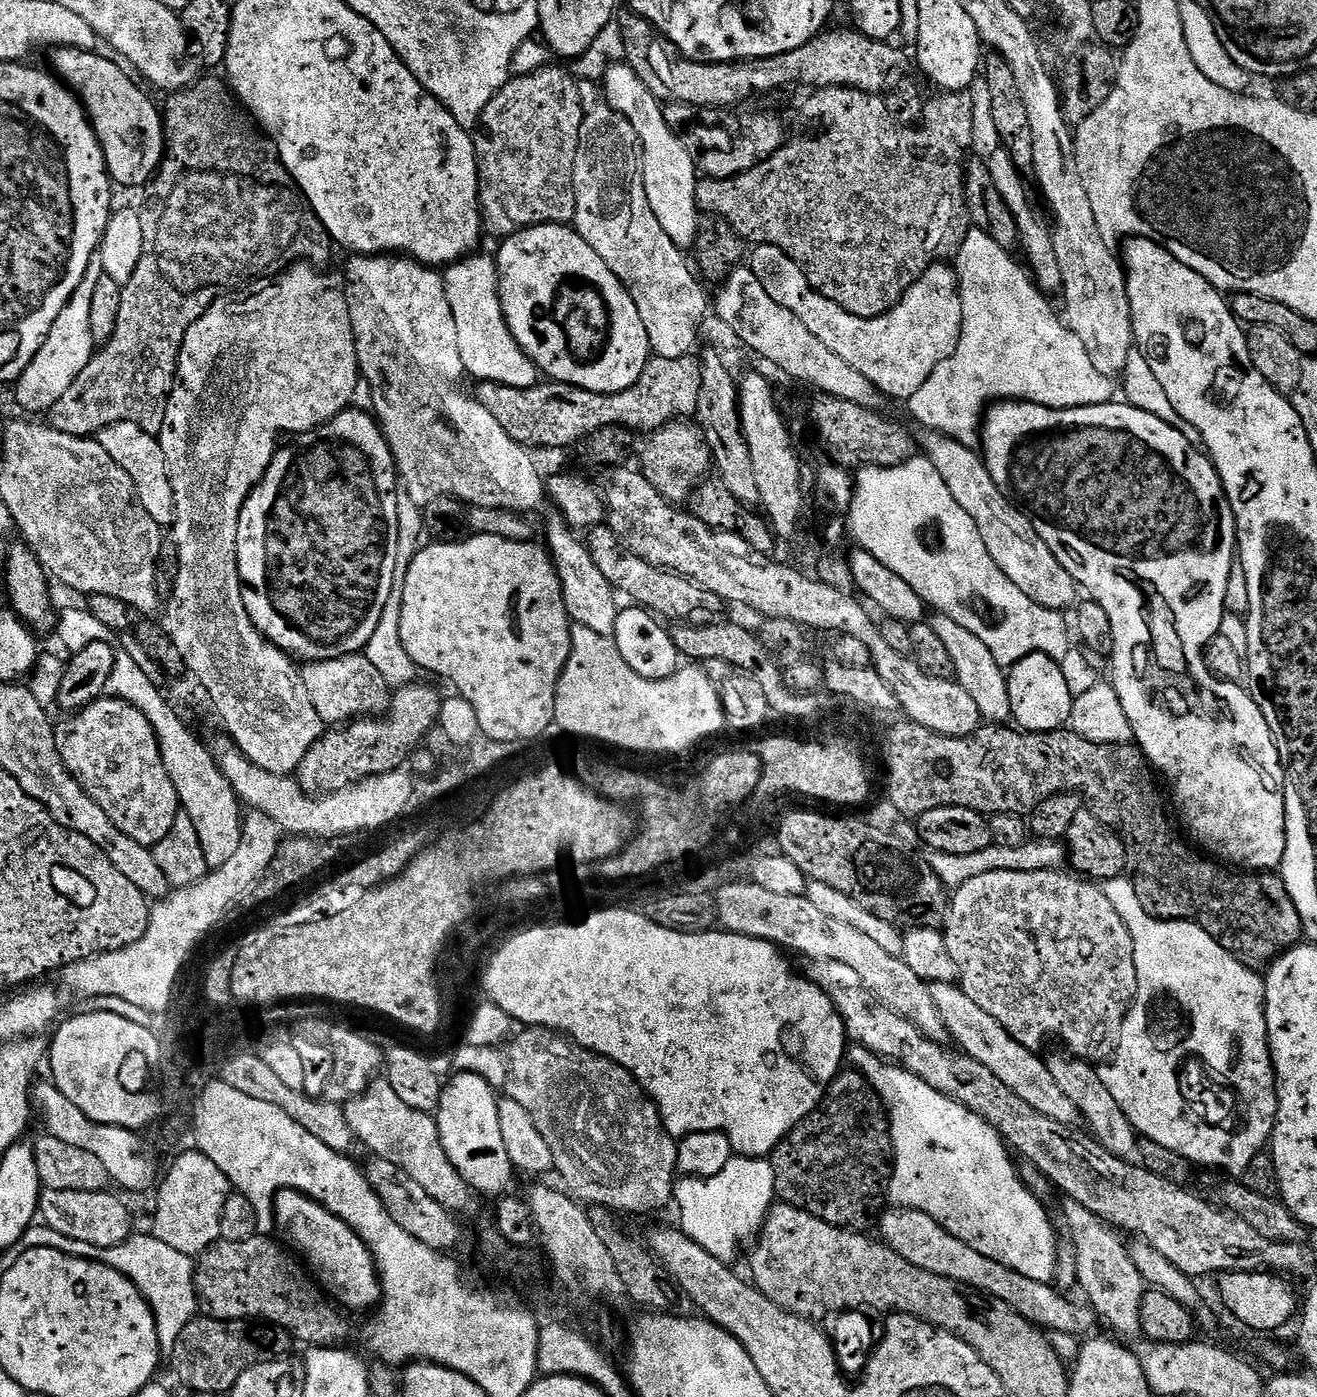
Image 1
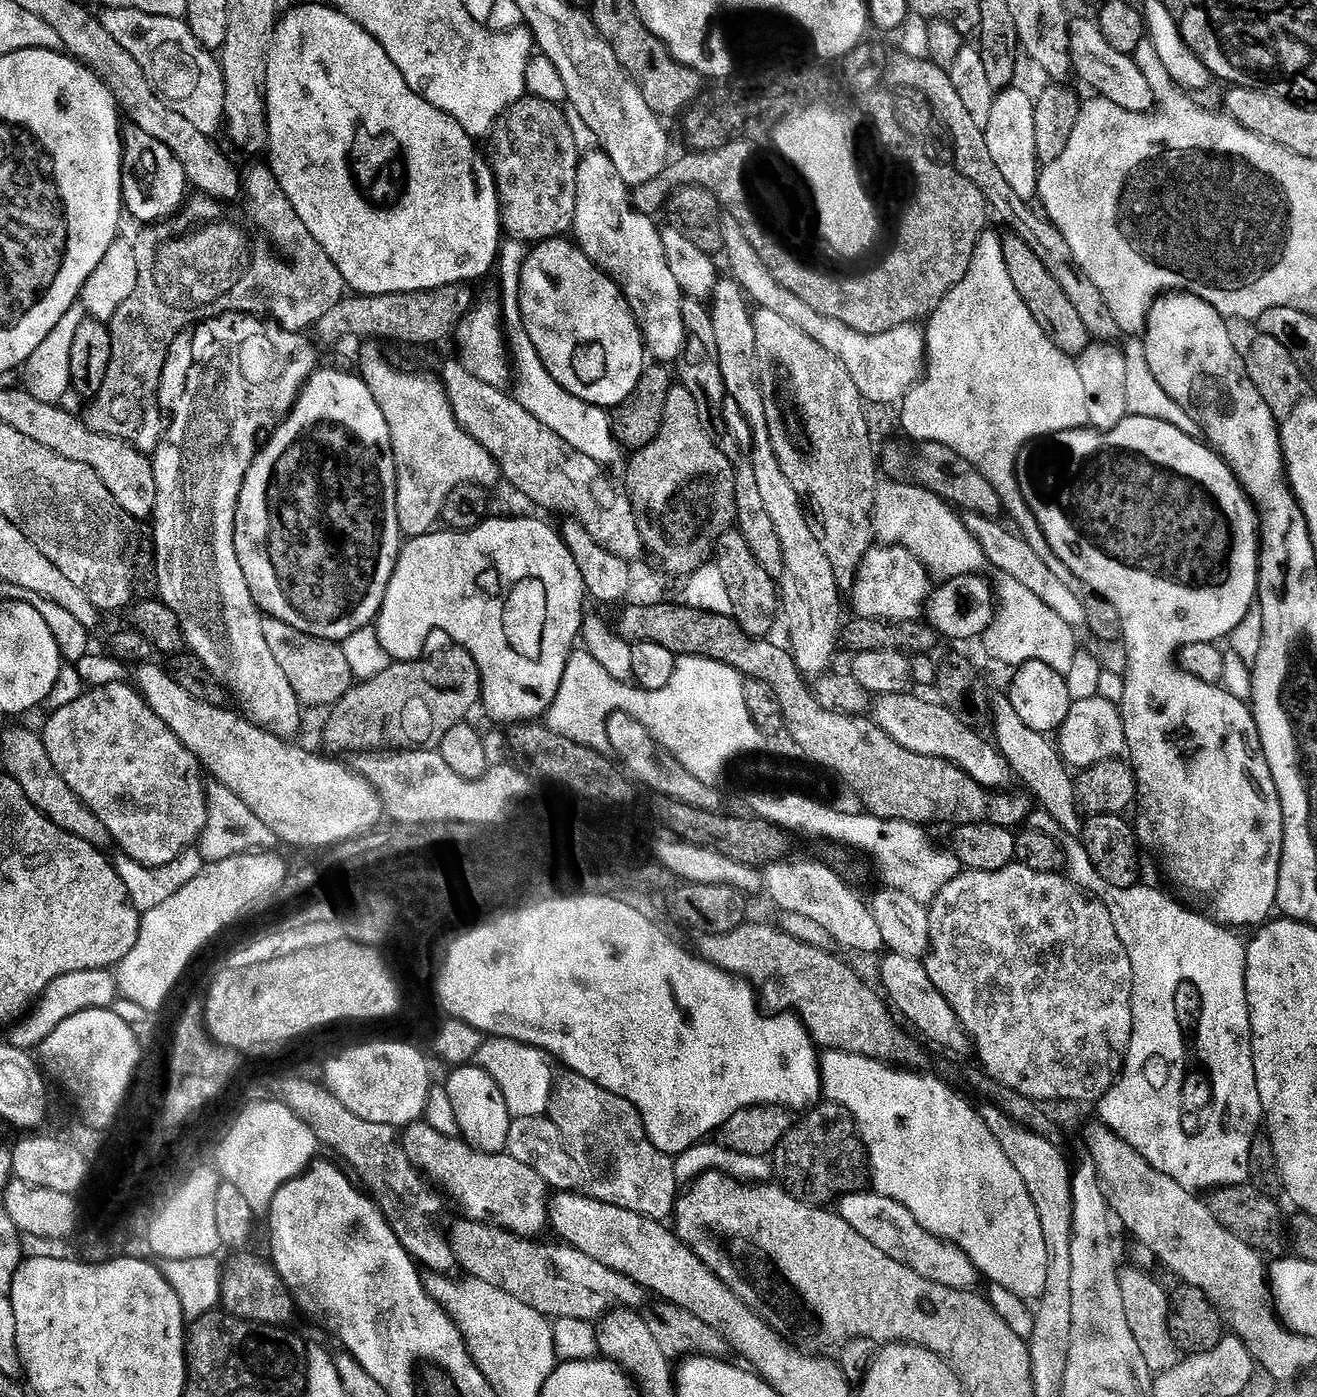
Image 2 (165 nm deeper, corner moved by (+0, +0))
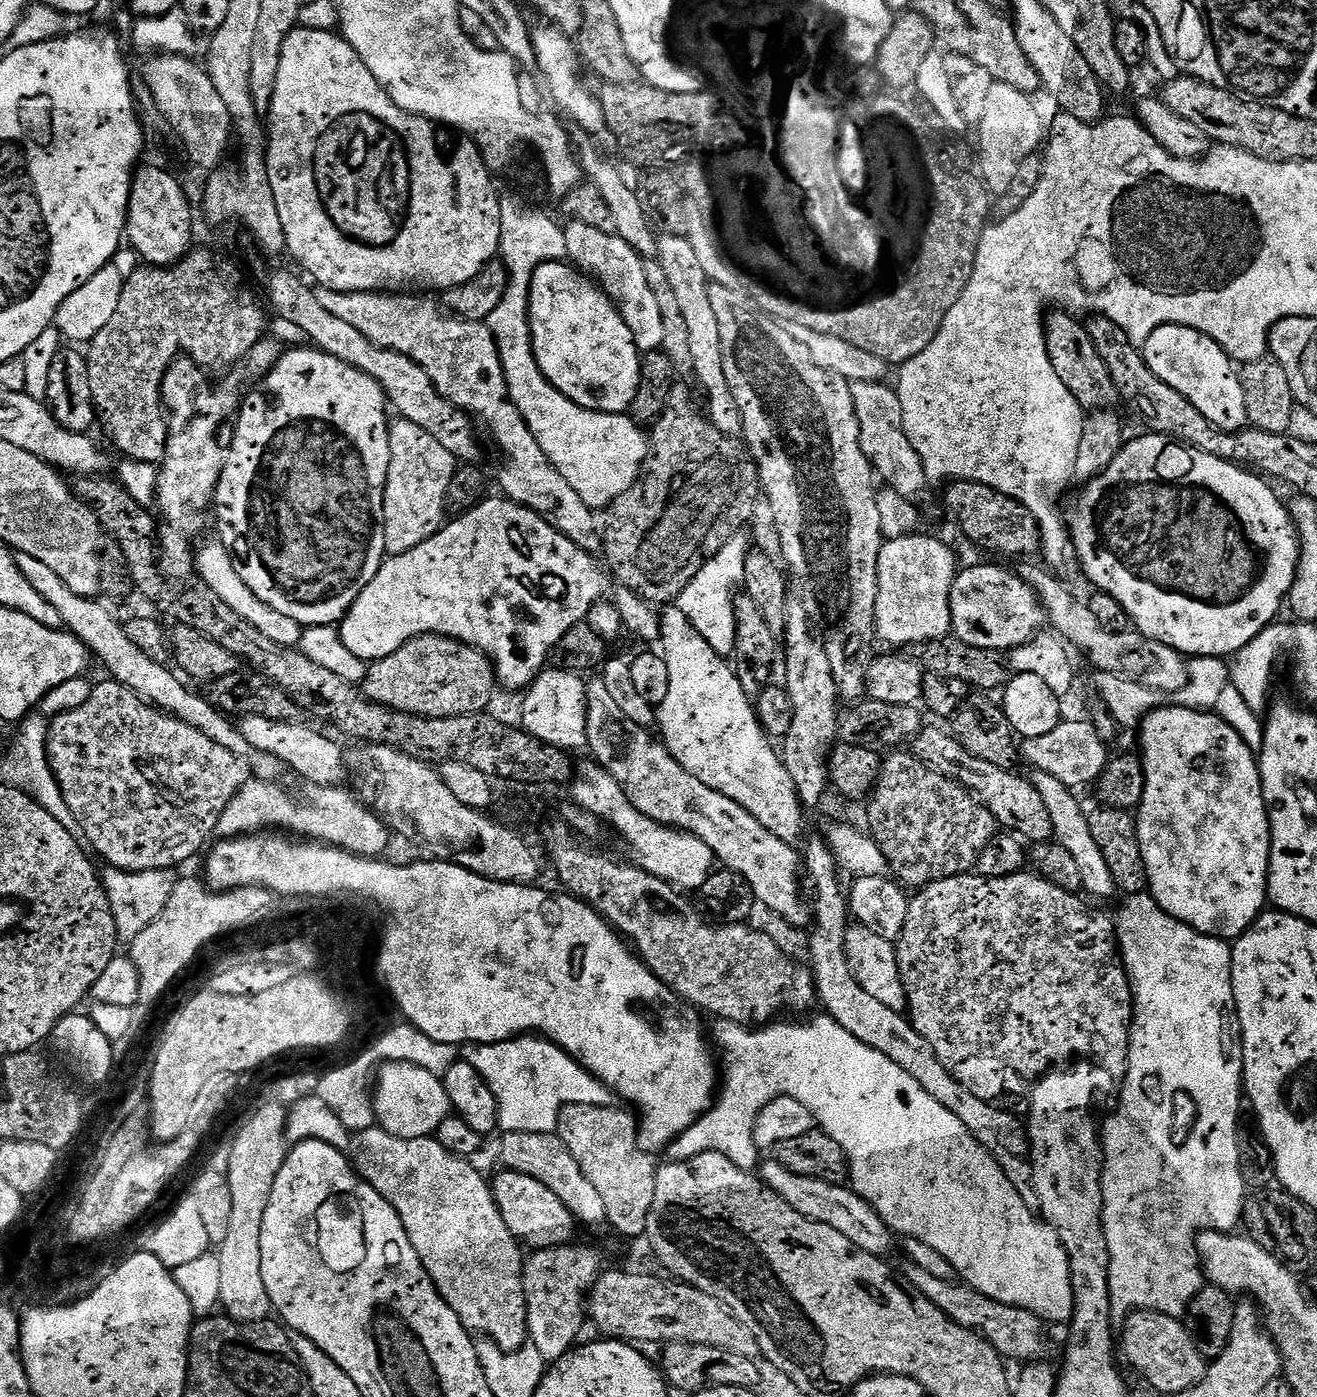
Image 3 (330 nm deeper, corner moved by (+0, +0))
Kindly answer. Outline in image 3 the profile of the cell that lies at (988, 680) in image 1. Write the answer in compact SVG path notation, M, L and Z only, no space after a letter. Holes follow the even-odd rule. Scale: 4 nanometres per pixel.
M1033 771L1030 781L1037 788L1039 794L1046 802L1047 813L1050 814L1050 822L1053 823L1055 843L1061 844L1064 849L1074 858L1074 863L1078 866L1078 871L1082 873L1082 889L1089 897L1097 896L1104 900L1107 896L1117 895L1118 889L1114 876L1110 874L1110 866L1107 865L1105 855L1102 854L1101 847L1094 842L1094 837L1090 832L1089 813L1080 805L1077 793L1073 789L1064 785L1054 778L1052 774L1042 771Z

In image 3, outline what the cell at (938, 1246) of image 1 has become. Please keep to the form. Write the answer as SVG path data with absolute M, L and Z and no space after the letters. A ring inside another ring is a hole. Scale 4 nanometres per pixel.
M775 1158L769 1161L760 1170L761 1179L768 1188L783 1198L783 1200L794 1209L798 1210L804 1217L822 1222L831 1229L838 1230L844 1234L850 1242L854 1242L863 1252L885 1257L892 1246L893 1231L884 1219L877 1214L872 1205L862 1199L851 1187L841 1184L828 1183L825 1180L812 1179L806 1175L794 1174L786 1169Z

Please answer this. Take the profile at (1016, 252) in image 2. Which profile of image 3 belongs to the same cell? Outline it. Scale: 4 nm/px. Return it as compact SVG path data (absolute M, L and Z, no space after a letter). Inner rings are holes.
M1060 310L1064 312L1052 312L1049 311L1047 315L1043 317L1044 321L1044 337L1046 338L1046 350L1048 351L1048 357L1050 358L1050 362L1054 366L1054 374L1058 374L1058 378L1062 378L1062 386L1066 386L1066 390L1070 390L1070 394L1074 394L1074 398L1080 404L1080 407L1085 410L1112 410L1115 409L1120 400L1120 395L1118 394L1118 390L1114 386L1114 378L1110 378L1110 370L1106 370L1106 362L1102 362L1102 357L1098 355L1098 350L1094 347L1094 342L1090 338L1090 334L1088 333L1087 327L1083 323L1079 324L1078 321L1075 320L1074 317L1071 316L1071 311L1068 310Z

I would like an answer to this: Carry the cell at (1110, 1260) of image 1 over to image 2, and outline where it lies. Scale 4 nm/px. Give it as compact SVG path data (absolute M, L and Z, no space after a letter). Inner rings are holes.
M1119 1269L1118 1290L1122 1290L1122 1306L1126 1310L1126 1322L1134 1334L1134 1342L1138 1342L1138 1350L1146 1366L1154 1374L1170 1370L1182 1359L1182 1353L1176 1348L1168 1330L1169 1289L1164 1289L1152 1276L1147 1276L1145 1269Z

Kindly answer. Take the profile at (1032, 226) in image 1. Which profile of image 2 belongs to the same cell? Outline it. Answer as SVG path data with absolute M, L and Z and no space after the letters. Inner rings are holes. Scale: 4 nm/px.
M1013 86L995 93L990 120L984 128L986 150L990 152L994 166L998 166L1002 178L1006 178L1007 185L1010 186L1010 190L1014 190L1017 201L1020 202L1035 201L1040 190L1042 165L1035 150L1033 101Z

